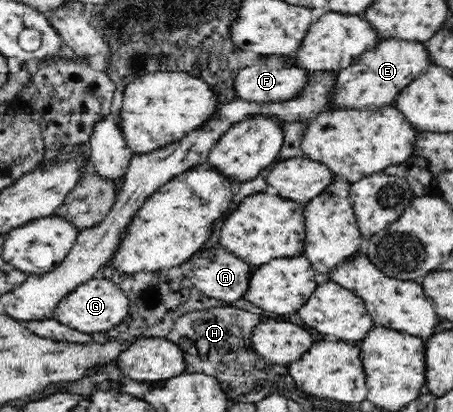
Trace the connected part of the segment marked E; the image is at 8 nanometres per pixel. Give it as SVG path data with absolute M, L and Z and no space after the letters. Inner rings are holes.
M382 39L376 43L372 51L366 51L358 63L342 69L338 73L340 89L334 91L334 101L340 101L334 105L336 110L344 109L372 109L372 107L384 107L394 103L394 97L410 83L414 81L424 69L430 67L428 51L422 43L416 41L396 41L396 39Z

